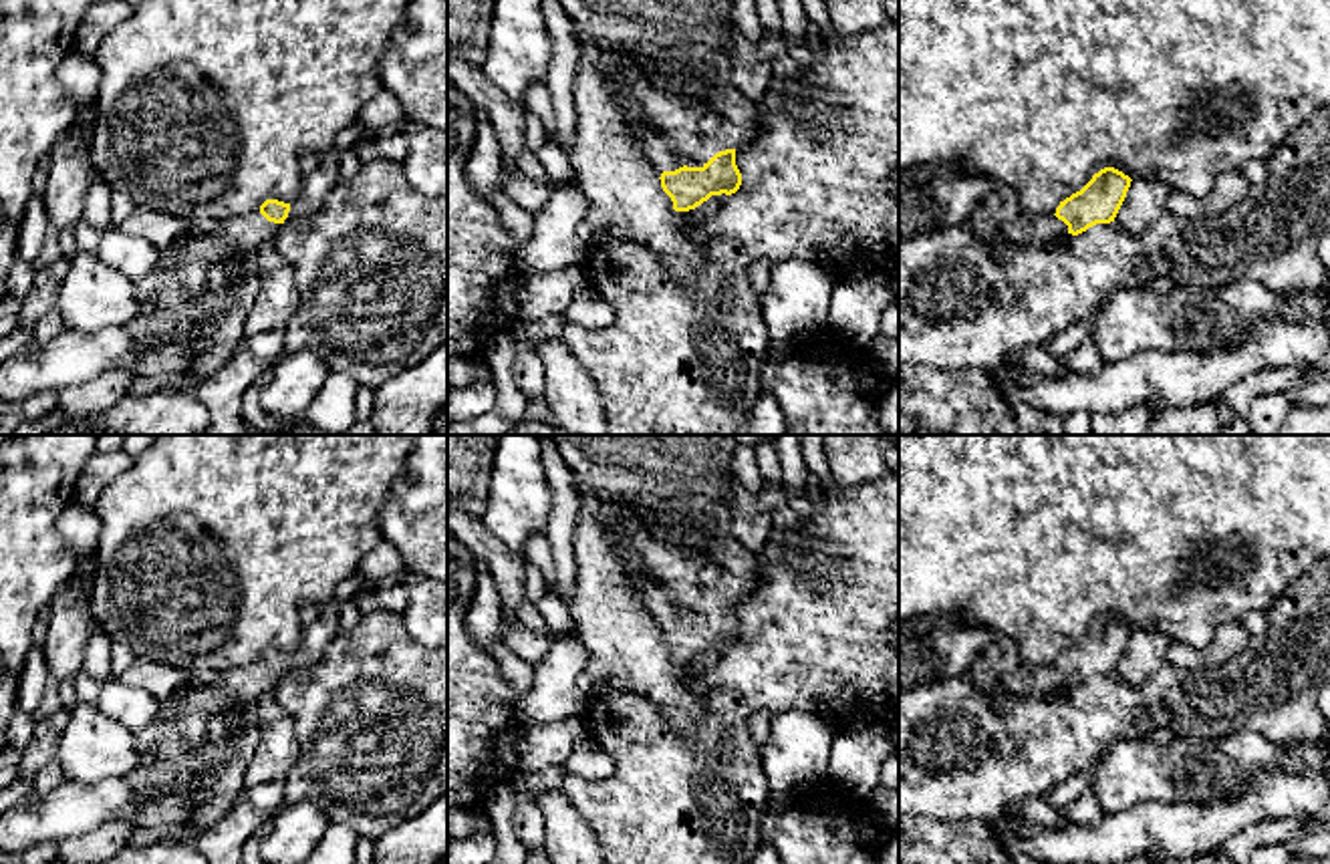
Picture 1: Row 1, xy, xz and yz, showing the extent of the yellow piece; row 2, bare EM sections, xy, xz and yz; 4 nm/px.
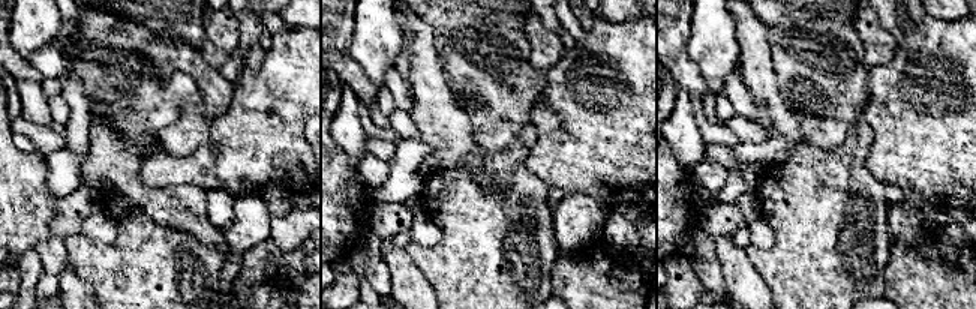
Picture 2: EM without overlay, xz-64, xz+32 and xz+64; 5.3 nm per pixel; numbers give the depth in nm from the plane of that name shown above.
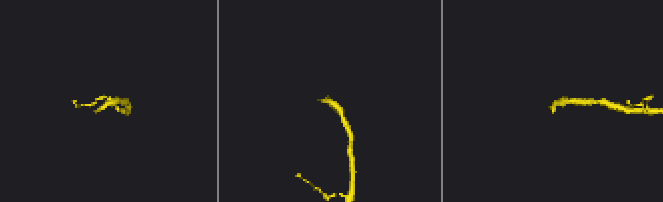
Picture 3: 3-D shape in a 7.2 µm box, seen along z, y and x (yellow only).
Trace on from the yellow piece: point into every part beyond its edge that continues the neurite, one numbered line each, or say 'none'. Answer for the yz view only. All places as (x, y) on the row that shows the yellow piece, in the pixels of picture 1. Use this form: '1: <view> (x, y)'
1: yz (1000, 212)

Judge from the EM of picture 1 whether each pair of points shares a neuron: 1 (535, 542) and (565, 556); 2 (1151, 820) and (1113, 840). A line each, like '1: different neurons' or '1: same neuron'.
1: different neurons
2: same neuron

